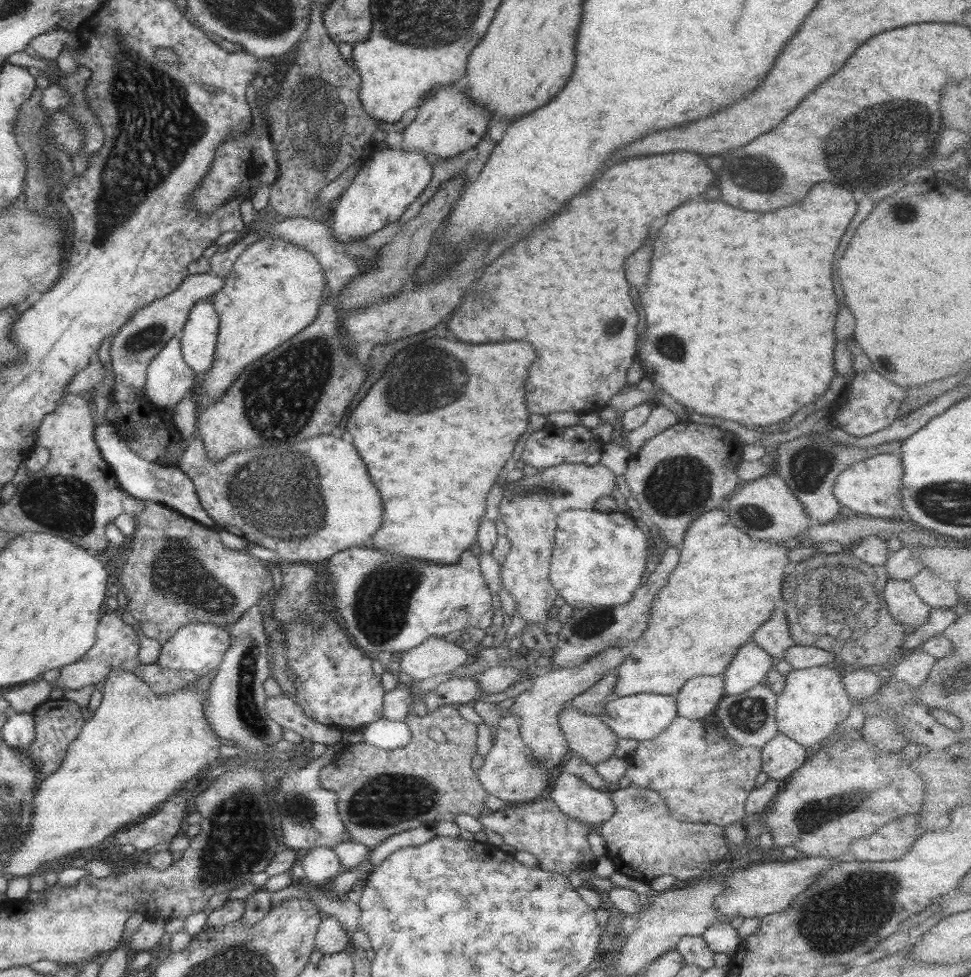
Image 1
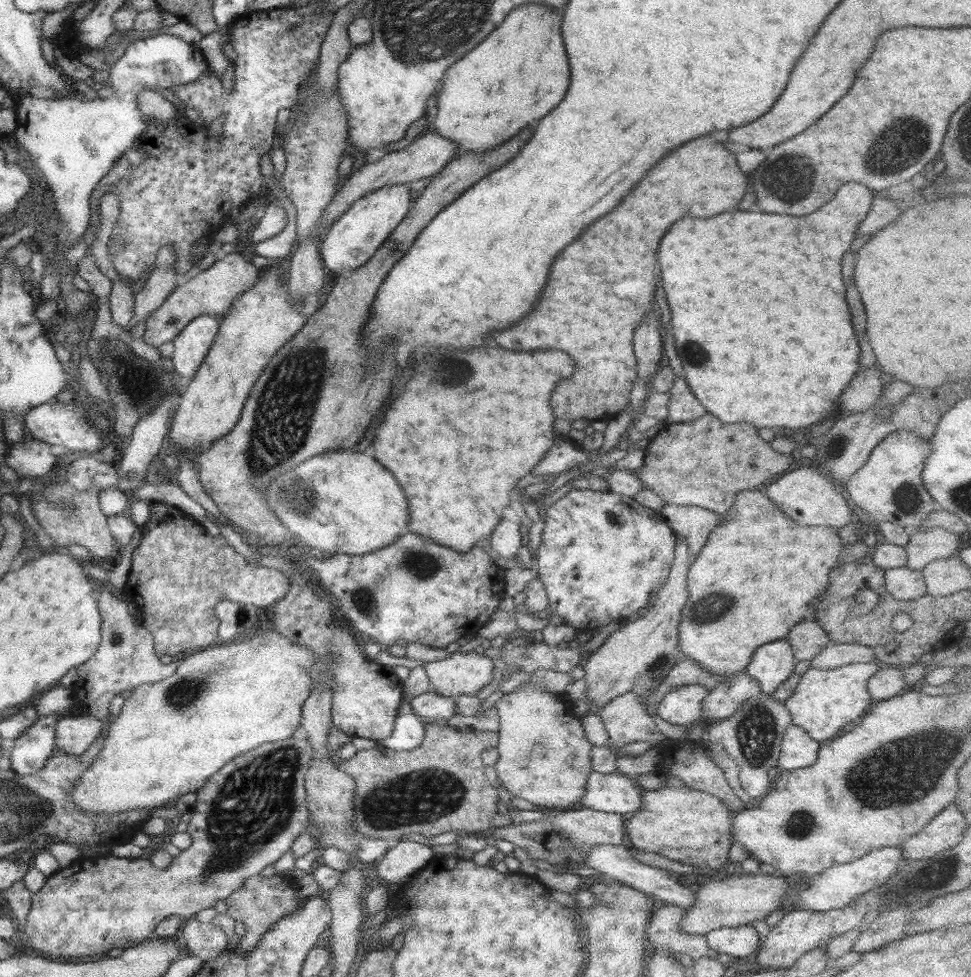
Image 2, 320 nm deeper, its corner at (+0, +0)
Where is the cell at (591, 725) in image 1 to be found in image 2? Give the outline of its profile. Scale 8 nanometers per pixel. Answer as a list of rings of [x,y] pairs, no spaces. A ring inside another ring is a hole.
[[[627,692],[601,706],[598,715],[608,732],[608,740],[613,750],[618,750],[632,742],[646,741],[655,746],[666,738],[656,727],[645,702],[635,692]]]

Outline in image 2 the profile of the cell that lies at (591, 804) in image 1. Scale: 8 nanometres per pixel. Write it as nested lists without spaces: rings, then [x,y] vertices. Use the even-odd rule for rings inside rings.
[[[592,771],[586,780],[586,792],[580,801],[581,807],[625,817],[640,809],[641,789],[633,778],[618,771],[611,774]]]

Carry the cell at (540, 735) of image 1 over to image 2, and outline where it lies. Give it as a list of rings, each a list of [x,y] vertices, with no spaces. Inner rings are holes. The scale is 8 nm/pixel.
[[[677,538],[674,556],[668,580],[657,592],[656,602],[650,606],[648,613],[640,618],[629,619],[624,627],[612,633],[597,651],[592,652],[583,666],[586,670],[583,677],[588,684],[586,697],[592,700],[590,714],[597,714],[599,708],[608,704],[609,700],[627,692],[640,695],[649,688],[656,688],[678,662],[689,659],[680,650],[678,638],[682,608],[688,600],[688,566],[692,564],[684,538]]]

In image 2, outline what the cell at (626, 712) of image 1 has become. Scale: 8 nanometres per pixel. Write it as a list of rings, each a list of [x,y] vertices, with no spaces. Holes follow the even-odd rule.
[[[699,684],[677,686],[657,704],[657,714],[670,724],[692,725],[704,719],[702,701],[708,693],[709,690]]]

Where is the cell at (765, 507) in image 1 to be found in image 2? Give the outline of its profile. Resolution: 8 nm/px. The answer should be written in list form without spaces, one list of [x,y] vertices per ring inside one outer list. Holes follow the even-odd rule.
[[[811,465],[788,472],[781,478],[777,477],[775,481],[765,485],[763,490],[786,516],[799,525],[830,526],[841,530],[847,524],[856,524],[861,518],[857,512],[852,511],[852,505],[842,497],[842,488]]]

